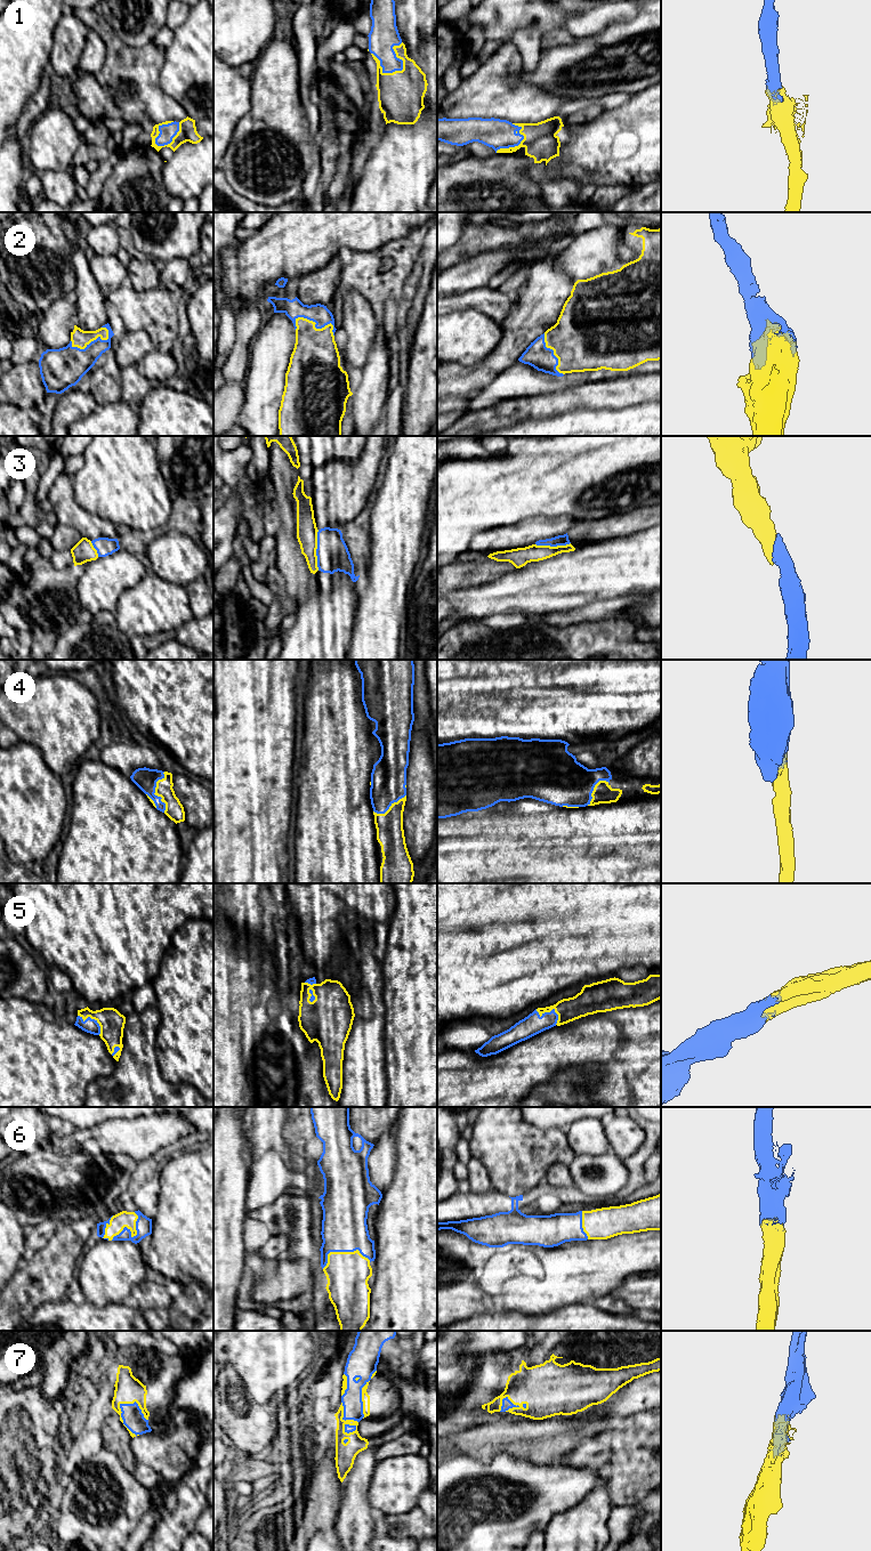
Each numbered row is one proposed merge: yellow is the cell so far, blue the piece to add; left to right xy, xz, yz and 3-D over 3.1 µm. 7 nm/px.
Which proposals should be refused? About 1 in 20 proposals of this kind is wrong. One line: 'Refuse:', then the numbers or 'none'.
Refuse: none

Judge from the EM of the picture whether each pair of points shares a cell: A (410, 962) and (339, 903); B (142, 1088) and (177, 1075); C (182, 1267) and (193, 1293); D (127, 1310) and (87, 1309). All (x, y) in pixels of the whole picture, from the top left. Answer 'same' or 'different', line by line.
A: different
B: different
C: different
D: same

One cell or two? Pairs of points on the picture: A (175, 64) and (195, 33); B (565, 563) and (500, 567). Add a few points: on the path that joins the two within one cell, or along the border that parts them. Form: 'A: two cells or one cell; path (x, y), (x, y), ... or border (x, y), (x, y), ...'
A: one cell; path (183, 56), (192, 41)
B: two cells; border (516, 568), (491, 581)

